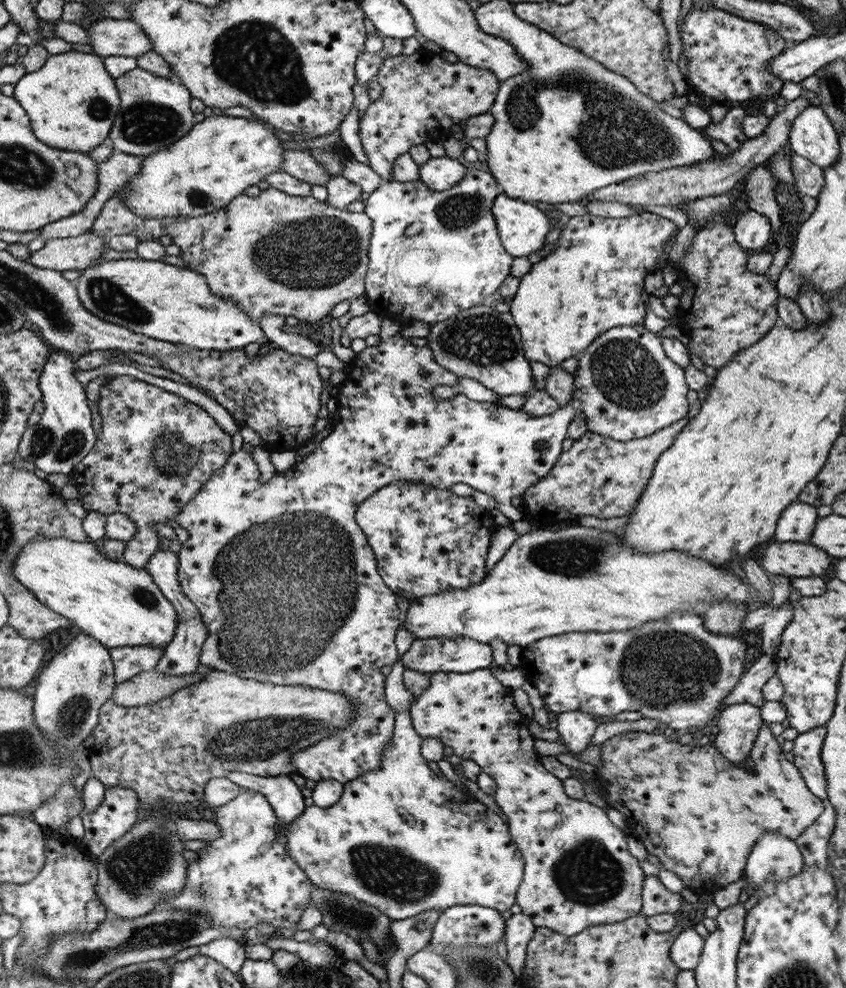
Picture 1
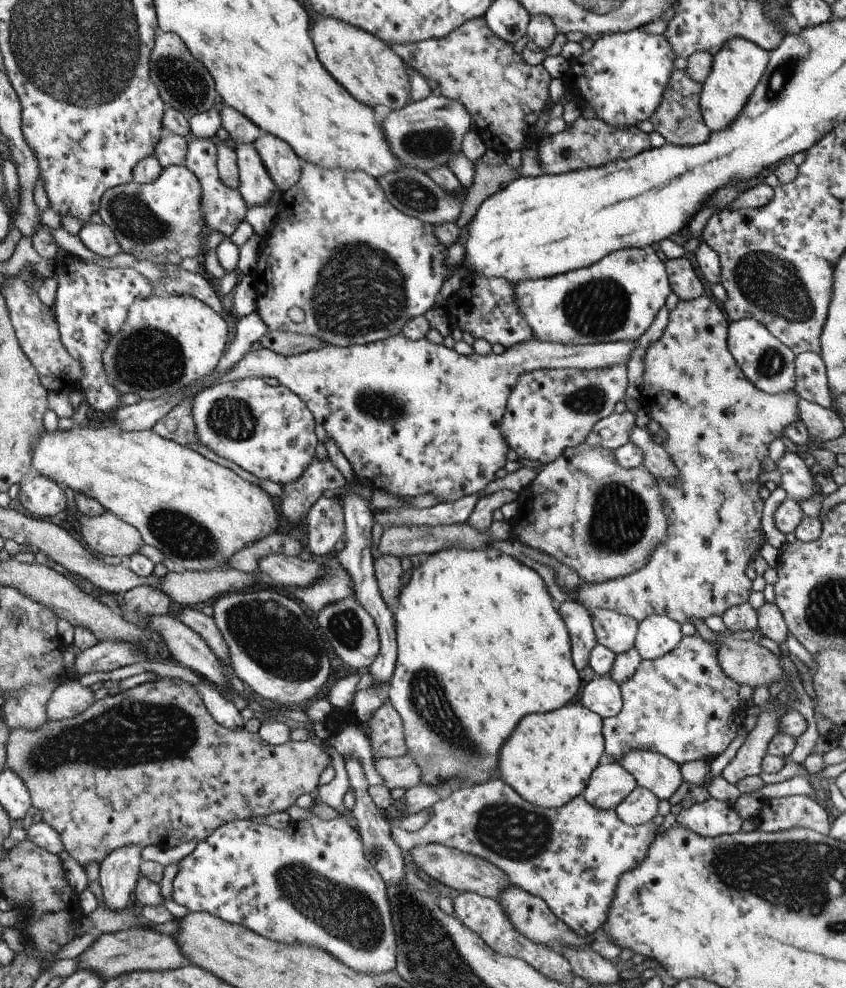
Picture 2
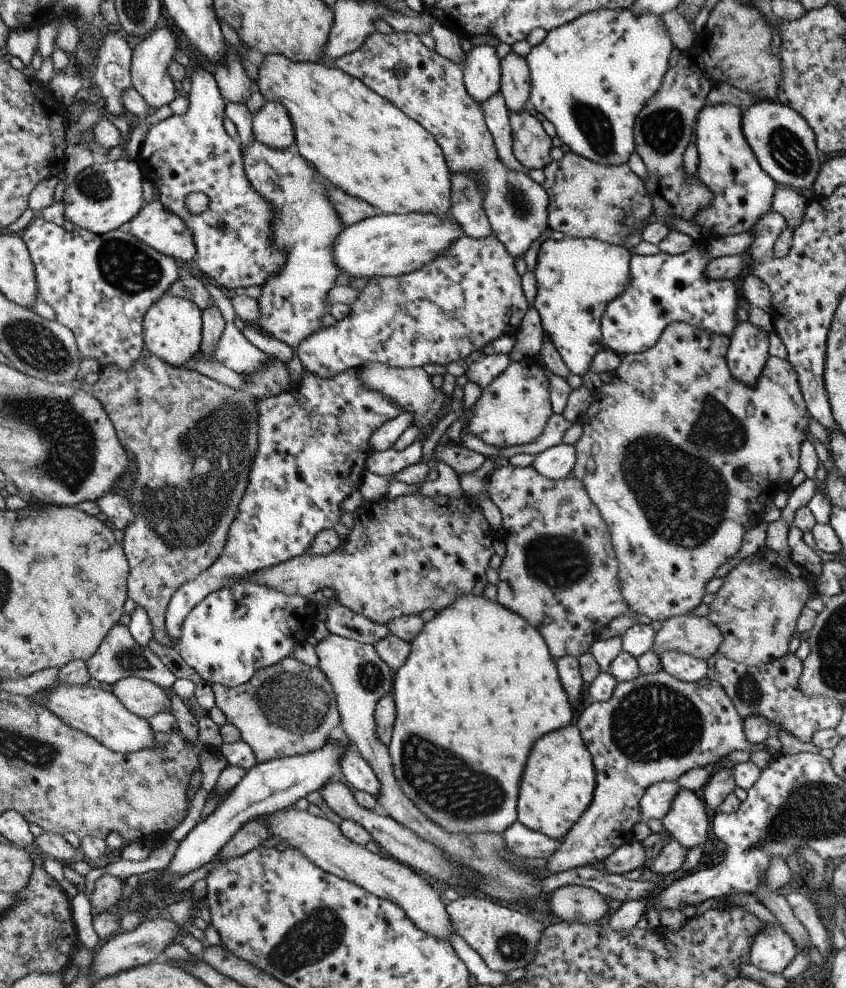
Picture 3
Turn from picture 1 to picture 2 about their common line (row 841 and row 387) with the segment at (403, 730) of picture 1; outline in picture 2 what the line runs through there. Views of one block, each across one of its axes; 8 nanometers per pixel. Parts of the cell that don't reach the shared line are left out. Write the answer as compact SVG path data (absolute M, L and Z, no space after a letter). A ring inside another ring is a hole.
M392 335L381 341L376 341L365 345L350 345L346 347L326 345L318 350L310 350L304 354L296 356L286 356L271 351L270 349L250 350L242 360L232 366L224 376L214 376L212 382L208 386L220 384L220 382L232 382L232 380L242 380L242 378L276 378L280 385L289 387L294 394L299 395L313 411L313 417L317 418L318 424L321 424L326 430L327 436L334 440L336 446L344 454L351 467L356 472L356 478L364 485L370 485L373 488L388 491L390 494L399 495L400 497L412 498L418 495L434 496L438 498L439 503L456 502L466 496L474 496L474 494L483 494L487 490L487 486L496 480L498 470L504 468L508 461L508 444L504 436L502 436L502 417L506 412L507 400L512 392L512 389L518 384L518 376L525 372L540 369L576 369L576 370L596 370L596 368L604 368L604 366L616 366L624 362L628 364L634 348L634 342L611 342L604 344L587 344L566 346L565 344L556 344L536 339L522 342L516 346L510 346L502 354L490 353L488 356L480 356L480 354L470 354L470 356L462 356L455 349L448 348L444 344L435 344L428 339L410 340L404 335Z

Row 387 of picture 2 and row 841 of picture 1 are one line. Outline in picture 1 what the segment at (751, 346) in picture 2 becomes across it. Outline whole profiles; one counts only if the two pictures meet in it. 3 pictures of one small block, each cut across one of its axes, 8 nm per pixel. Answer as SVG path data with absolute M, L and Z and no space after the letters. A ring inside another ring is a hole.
M766 831L762 837L758 837L746 859L742 875L746 885L743 890L752 896L760 886L766 884L766 880L775 883L786 880L800 874L804 866L795 840L777 831Z

